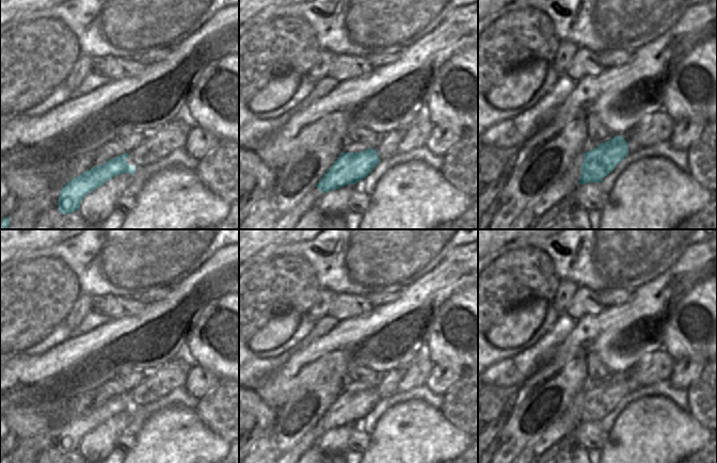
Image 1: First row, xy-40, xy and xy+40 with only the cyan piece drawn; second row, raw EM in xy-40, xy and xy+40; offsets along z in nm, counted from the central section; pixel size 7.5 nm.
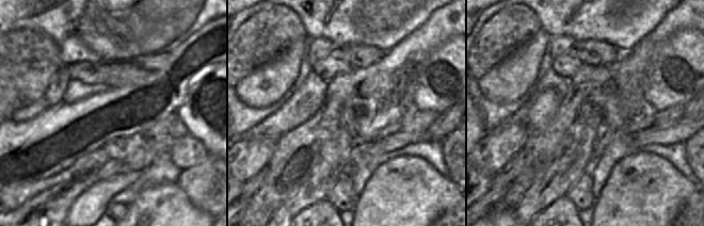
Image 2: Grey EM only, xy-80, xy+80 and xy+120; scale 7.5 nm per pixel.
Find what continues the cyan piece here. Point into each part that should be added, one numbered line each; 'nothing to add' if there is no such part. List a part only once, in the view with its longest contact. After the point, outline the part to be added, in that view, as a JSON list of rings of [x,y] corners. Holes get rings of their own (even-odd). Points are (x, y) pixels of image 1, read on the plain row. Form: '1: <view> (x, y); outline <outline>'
1: xy+40 (657, 367); outline [[[664,347],[643,357],[630,372],[623,374],[628,384],[628,393],[668,380],[675,361],[670,360],[667,354]]]

